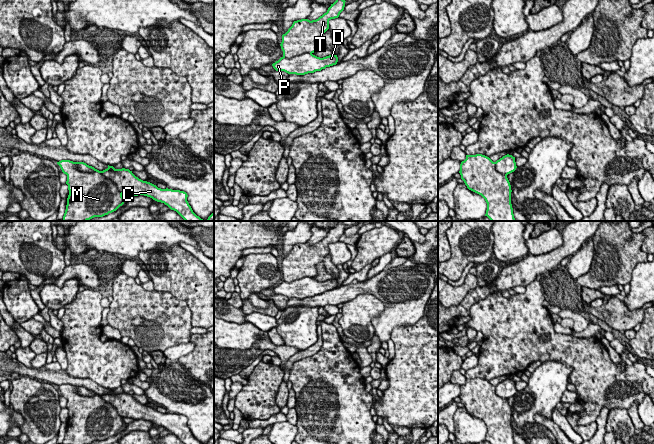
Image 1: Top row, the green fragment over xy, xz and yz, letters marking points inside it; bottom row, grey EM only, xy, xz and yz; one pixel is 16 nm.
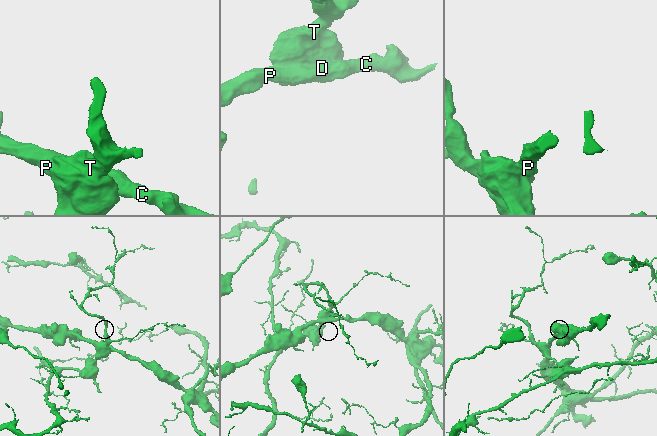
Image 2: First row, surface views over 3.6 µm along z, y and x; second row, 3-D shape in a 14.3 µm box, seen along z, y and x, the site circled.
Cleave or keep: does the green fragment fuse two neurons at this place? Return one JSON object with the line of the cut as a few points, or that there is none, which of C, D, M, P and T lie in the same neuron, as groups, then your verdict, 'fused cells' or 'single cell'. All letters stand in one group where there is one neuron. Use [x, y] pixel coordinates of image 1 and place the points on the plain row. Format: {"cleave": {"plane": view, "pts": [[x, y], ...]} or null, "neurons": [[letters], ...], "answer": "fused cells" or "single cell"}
{"cleave": null, "neurons": [["C", "D", "M", "P", "T"]], "answer": "single cell"}

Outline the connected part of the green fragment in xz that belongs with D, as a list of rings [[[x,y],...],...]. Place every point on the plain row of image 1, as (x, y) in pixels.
[[[337,221],[327,236],[318,243],[294,245],[282,259],[280,270],[283,280],[272,288],[273,292],[288,298],[305,299],[336,289],[337,279],[320,282],[313,277],[318,275],[316,267],[329,253],[329,245],[339,241],[344,234],[345,226],[342,221]]]

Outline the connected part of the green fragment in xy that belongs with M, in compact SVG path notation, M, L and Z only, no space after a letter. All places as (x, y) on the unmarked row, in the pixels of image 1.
M61 384L57 386L62 396L67 399L69 419L63 444L90 444L103 441L116 435L125 426L122 418L144 419L157 426L164 427L176 435L184 444L203 444L197 440L187 425L187 417L180 414L161 413L156 409L136 401L129 393L115 393L113 390L99 395L84 386Z

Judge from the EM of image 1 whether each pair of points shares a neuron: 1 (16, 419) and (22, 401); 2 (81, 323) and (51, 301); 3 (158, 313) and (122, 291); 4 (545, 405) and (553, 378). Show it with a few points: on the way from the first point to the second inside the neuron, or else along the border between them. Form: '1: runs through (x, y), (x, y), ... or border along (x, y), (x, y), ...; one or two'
1: border along (13, 409), (24, 419), (24, 422), (19, 427); two
2: border along (78, 291), (77, 295), (63, 306); two
3: runs through (149, 313), (144, 313), (131, 300); one
4: runs through (545, 398), (546, 385); one

